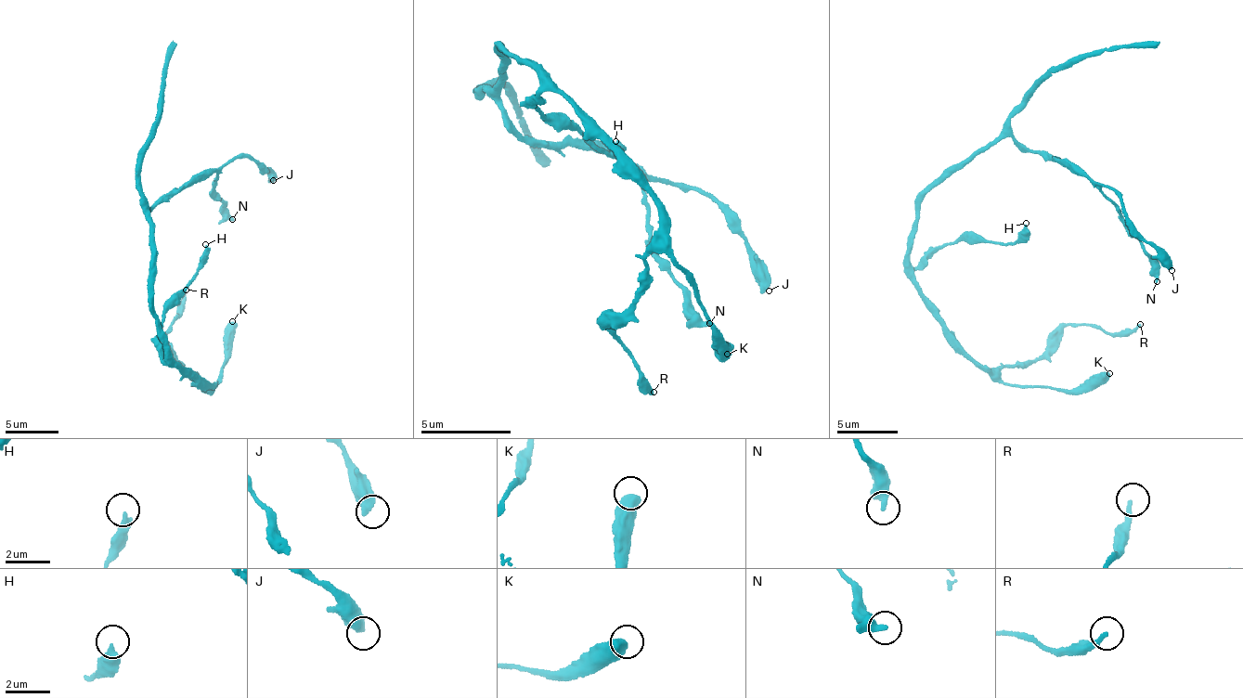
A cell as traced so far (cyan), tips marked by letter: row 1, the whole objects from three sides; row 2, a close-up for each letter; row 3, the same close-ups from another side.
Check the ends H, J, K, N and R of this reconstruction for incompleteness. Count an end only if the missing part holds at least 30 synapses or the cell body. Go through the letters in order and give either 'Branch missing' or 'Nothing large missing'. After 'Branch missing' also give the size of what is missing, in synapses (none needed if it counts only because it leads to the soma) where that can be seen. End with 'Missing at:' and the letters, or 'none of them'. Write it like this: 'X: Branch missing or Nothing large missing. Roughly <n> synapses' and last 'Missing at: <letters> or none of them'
H: Nothing large missing
J: Nothing large missing
K: Nothing large missing
N: Nothing large missing
R: Nothing large missing
Missing at: none of them

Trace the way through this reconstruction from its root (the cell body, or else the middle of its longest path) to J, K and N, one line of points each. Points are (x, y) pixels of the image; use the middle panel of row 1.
J: (511, 51), (497, 56), (497, 103), (517, 130), (577, 139), (703, 190), (769, 290)
K: (511, 51), (522, 66), (541, 70), (546, 84), (655, 201), (661, 242), (711, 326), (712, 350), (727, 354)
N: (511, 51), (497, 56), (497, 103), (526, 137), (625, 159), (641, 176), (656, 261), (709, 323)

